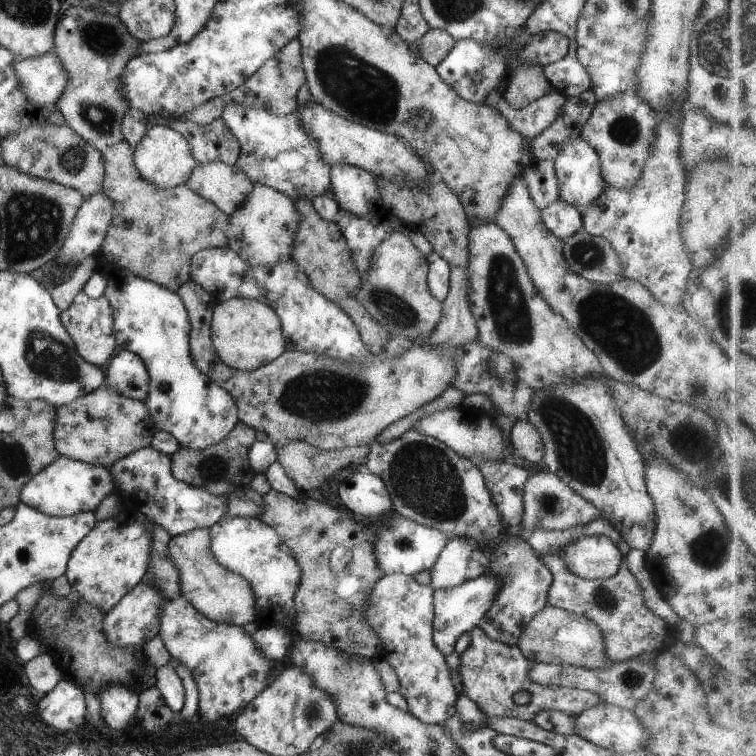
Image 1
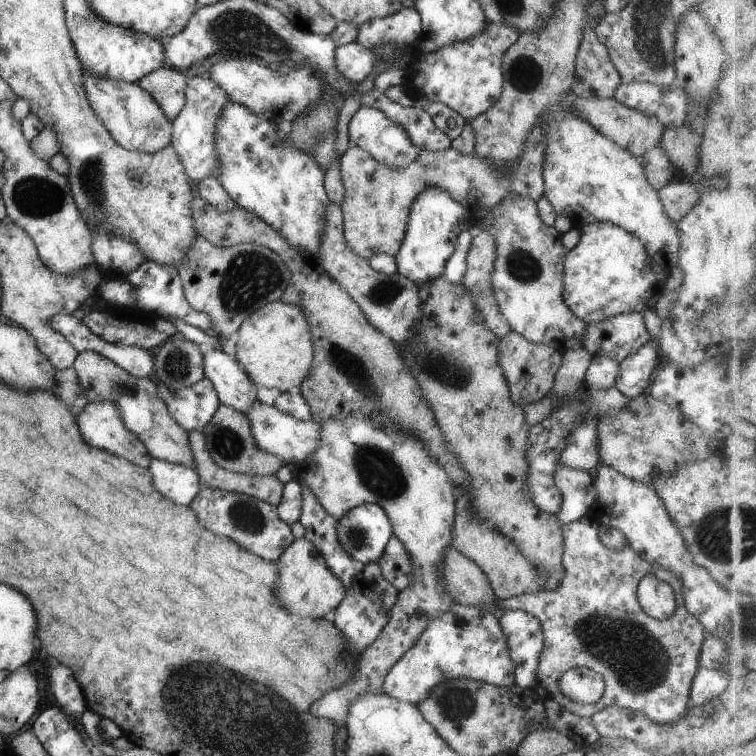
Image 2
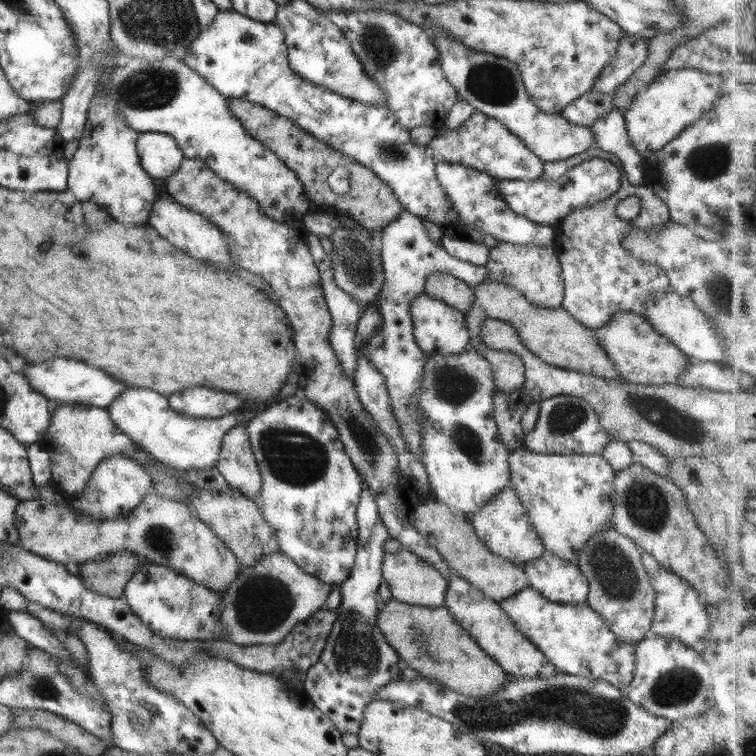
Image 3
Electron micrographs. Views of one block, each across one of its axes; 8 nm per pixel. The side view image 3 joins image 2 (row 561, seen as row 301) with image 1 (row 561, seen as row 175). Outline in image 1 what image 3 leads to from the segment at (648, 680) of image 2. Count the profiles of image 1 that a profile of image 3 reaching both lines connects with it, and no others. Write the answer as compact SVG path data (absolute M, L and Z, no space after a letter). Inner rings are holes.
M601 518L585 525L575 526L565 531L543 531L536 527L530 532L526 542L538 552L543 565L551 572L552 582L548 589L547 604L556 608L582 615L592 621L601 636L603 650L610 661L620 662L632 657L641 656L645 652L658 653L671 644L673 626L655 617L644 605L636 579L628 572L626 555L630 547L621 539L617 530ZM603 535L619 550L622 557L617 573L607 579L583 579L572 574L563 563L560 549L577 540Z

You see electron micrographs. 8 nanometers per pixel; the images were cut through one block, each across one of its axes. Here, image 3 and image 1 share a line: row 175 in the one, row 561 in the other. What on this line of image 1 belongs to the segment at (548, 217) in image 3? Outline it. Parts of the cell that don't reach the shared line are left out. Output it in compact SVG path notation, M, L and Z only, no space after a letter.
M592 535L560 549L568 570L583 579L607 579L617 573L622 557L603 535Z

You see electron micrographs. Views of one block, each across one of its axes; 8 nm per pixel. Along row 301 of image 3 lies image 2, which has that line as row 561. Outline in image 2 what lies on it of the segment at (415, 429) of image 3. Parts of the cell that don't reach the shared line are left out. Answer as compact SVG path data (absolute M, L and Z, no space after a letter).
M391 535L383 554L376 560L379 564L380 572L383 578L395 586L397 592L403 590L405 586L409 586L409 582L413 582L413 570L411 570L411 559L407 550L395 535Z

